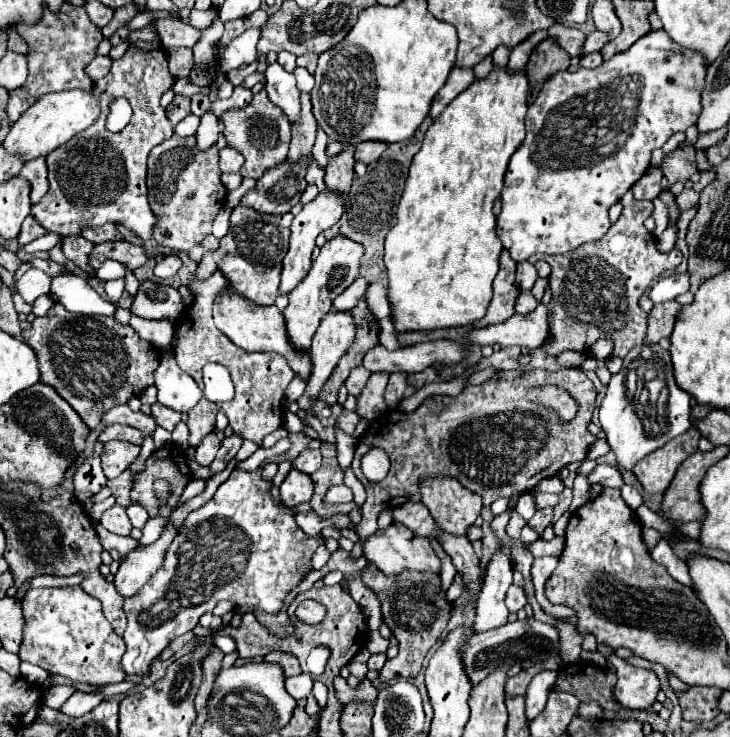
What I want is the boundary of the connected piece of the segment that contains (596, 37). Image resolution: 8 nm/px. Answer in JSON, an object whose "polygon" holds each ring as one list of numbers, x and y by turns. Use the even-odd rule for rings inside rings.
{"polygon":[[595,30,595,32,587,34,587,38,585,38,585,50,583,50,583,52,585,52,585,54,591,54,591,52,595,52,595,50,601,50,603,44,607,44,607,34]]}

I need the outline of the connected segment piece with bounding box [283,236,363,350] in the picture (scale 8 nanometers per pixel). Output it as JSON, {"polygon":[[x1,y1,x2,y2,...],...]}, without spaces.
{"polygon":[[343,236,329,240,321,248,321,254,317,256,317,260,313,260,311,270,305,276,305,280,289,294,289,306,283,310,285,328,289,330,289,342,293,342,293,346,297,346,297,350,311,348,311,338,313,338,315,330,319,328,321,320,325,318,325,314,331,312,331,302,357,278,361,256,363,256,361,244,357,244,349,238,343,238]]}

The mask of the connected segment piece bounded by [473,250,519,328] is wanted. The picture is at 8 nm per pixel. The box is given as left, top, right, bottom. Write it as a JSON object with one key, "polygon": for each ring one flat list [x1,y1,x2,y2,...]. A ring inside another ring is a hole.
{"polygon":[[501,252,499,272,493,280,493,300,485,314,485,318,477,320,475,328,485,328,491,324,501,324,515,314,515,300,519,296,519,288,515,286,515,262,511,260,509,252]]}

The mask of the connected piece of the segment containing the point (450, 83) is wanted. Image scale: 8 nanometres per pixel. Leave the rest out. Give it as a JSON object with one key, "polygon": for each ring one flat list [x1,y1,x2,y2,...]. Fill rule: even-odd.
{"polygon":[[453,68,445,86,437,92,437,96,433,98,431,102,431,110,429,110,429,116,435,120,443,110,445,106,457,98,463,90,467,90,471,84,475,82,475,76,473,76,473,70,463,70,463,68]]}

